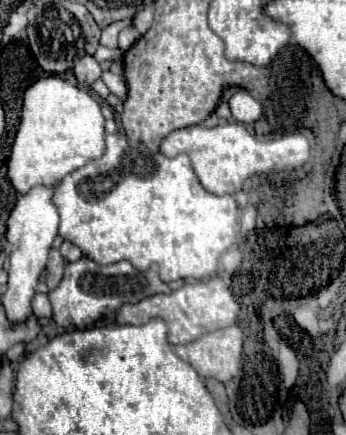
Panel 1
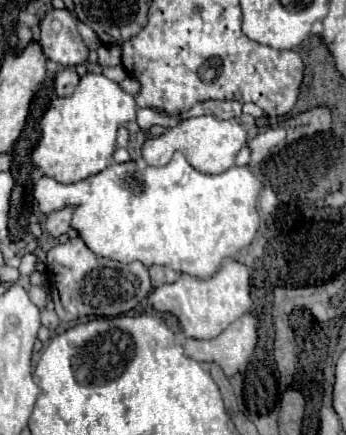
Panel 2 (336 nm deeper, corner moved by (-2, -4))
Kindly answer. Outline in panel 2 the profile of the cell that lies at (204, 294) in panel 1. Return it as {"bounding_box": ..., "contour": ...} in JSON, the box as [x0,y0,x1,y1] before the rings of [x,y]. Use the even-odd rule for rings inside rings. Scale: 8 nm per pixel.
{"bounding_box":[149,260,251,340],"contour":[[[227,260],[221,264],[221,268],[207,280],[181,274],[177,282],[173,284],[161,284],[149,294],[149,306],[155,312],[173,312],[181,326],[185,336],[209,340],[219,336],[233,320],[241,318],[245,312],[251,310],[251,280],[249,280],[249,268],[237,260]]]}

